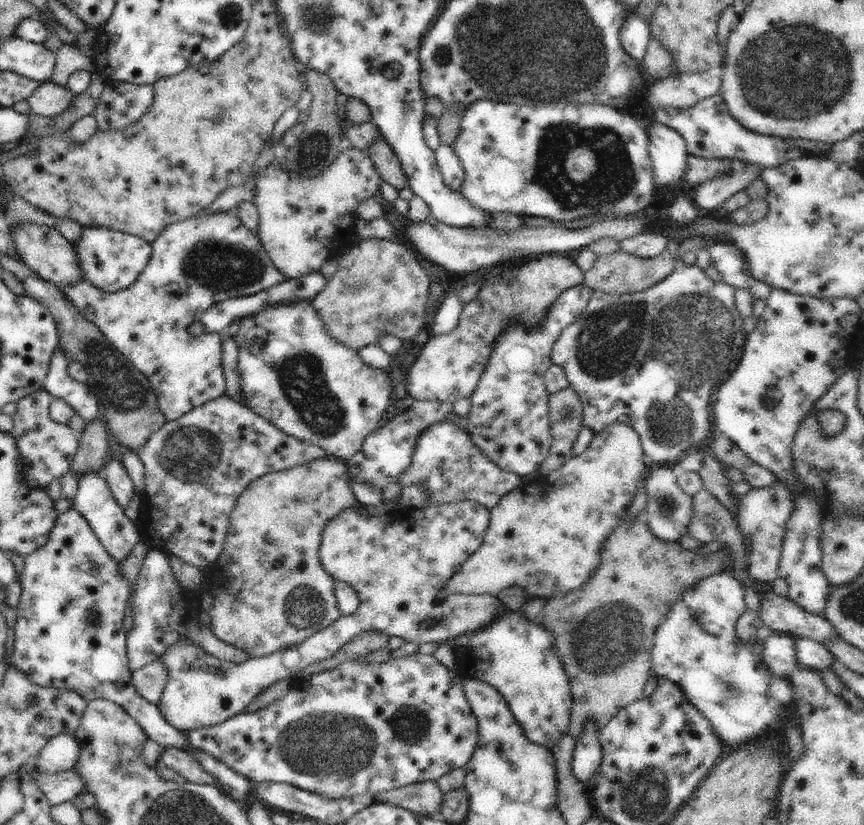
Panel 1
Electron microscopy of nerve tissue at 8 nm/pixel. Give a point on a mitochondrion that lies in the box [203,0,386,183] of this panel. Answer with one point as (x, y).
(315, 149)

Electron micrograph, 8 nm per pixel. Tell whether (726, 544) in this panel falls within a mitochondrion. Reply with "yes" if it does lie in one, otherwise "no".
no

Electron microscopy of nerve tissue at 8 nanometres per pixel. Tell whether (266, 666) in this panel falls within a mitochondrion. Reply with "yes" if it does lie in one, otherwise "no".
no

